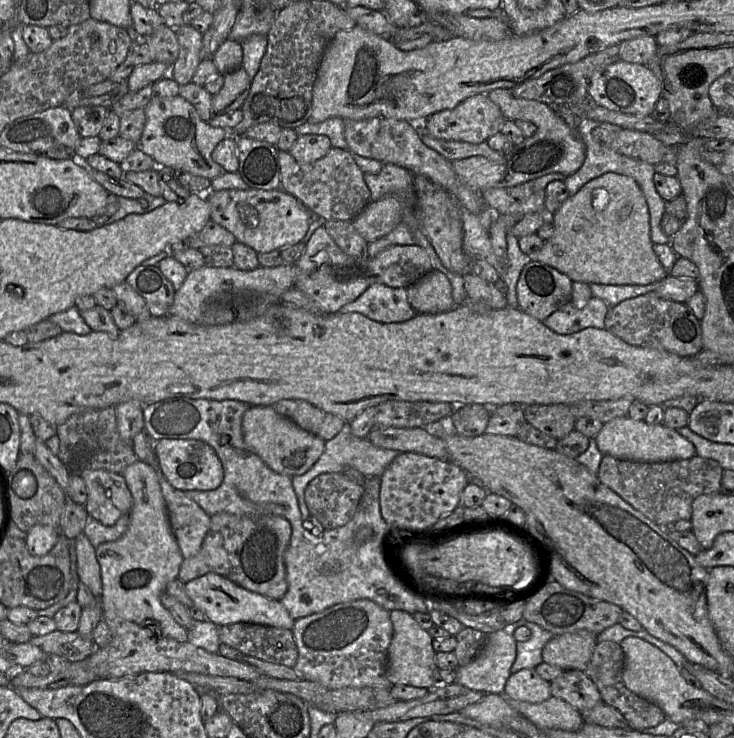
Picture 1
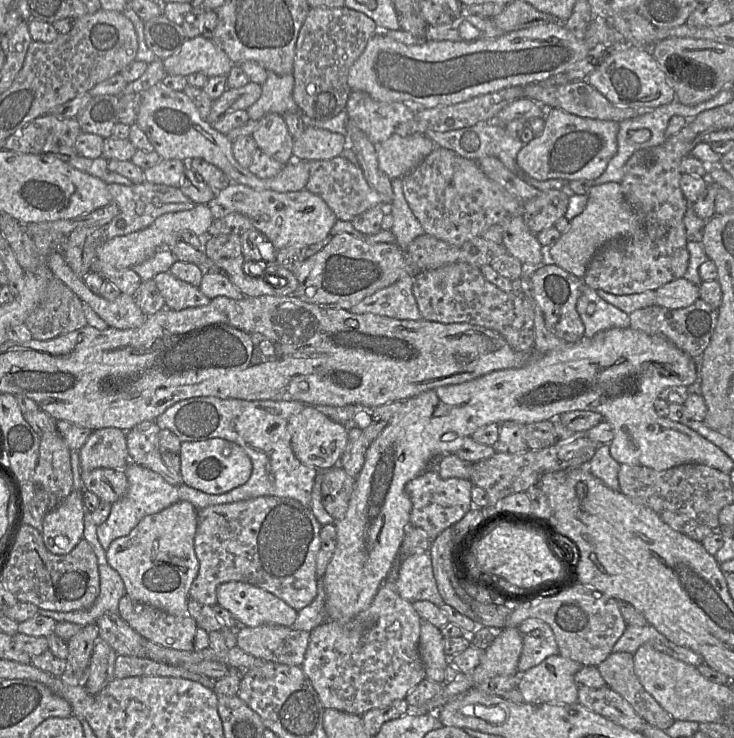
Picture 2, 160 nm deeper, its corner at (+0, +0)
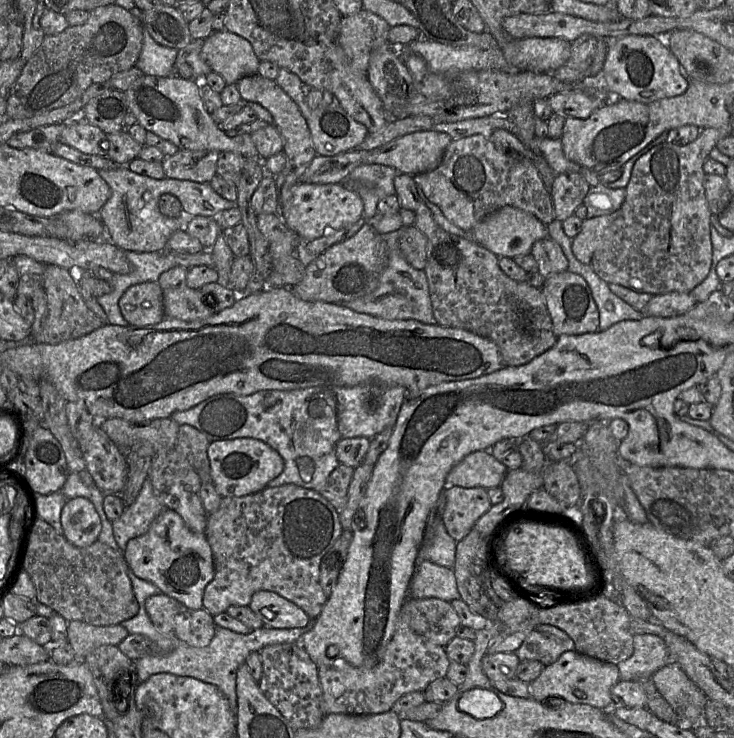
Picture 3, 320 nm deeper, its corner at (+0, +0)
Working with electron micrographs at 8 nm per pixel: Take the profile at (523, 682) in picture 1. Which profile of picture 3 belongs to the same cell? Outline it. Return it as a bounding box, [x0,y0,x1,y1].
[530,651,620,714]

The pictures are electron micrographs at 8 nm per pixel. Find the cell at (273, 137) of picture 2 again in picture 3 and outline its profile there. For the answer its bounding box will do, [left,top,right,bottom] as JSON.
[236,74,316,215]

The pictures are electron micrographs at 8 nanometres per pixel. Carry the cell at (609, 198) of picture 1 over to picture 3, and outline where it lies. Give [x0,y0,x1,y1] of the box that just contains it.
[572,210,619,264]

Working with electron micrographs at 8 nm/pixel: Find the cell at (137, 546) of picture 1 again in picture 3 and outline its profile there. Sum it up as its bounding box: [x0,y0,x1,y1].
[124,509,215,609]

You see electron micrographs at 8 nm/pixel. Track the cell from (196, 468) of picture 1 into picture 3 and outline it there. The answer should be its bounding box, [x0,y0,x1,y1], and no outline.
[207,438,284,497]

